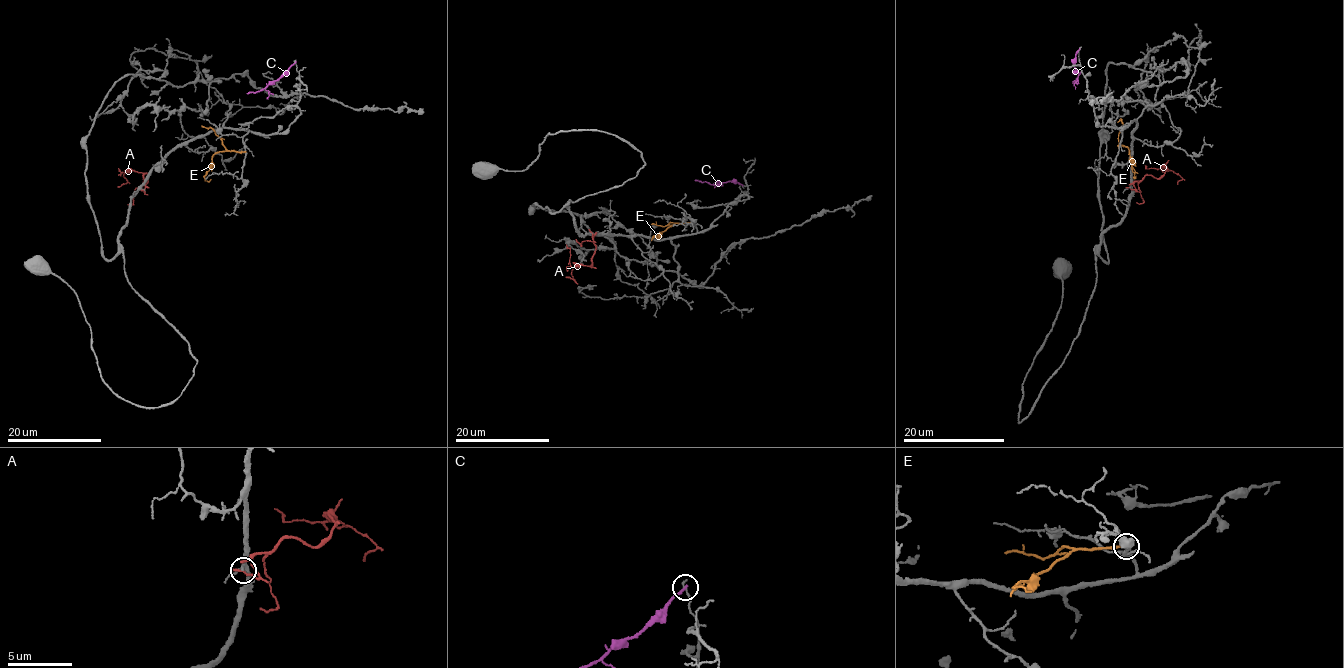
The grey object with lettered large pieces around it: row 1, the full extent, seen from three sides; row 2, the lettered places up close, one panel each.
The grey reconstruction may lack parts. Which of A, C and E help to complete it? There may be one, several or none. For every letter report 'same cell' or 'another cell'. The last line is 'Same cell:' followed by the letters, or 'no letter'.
A: another cell
C: another cell
E: another cell
Same cell: no letter

